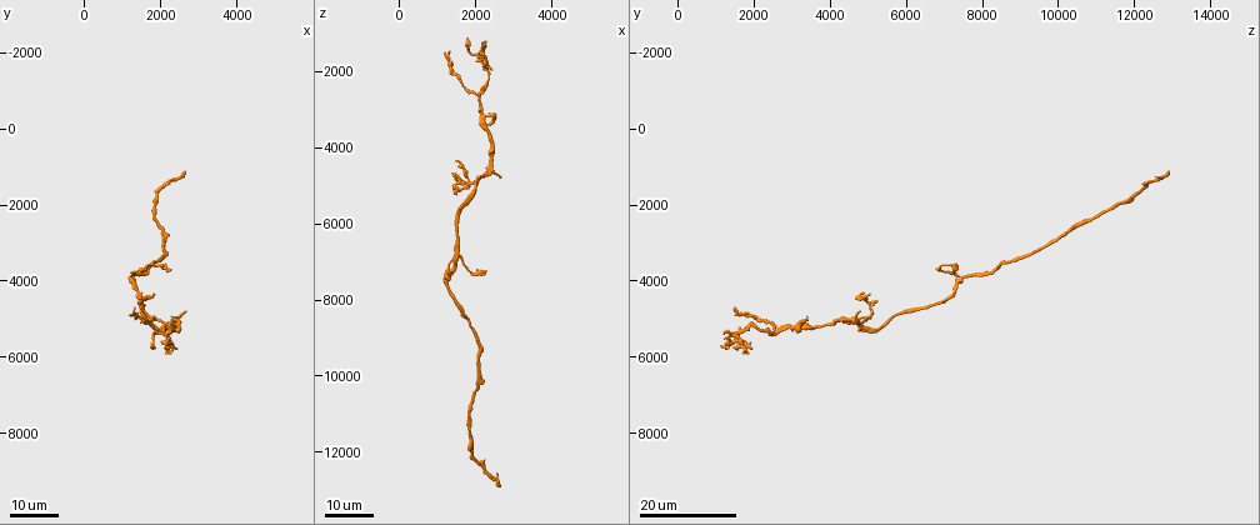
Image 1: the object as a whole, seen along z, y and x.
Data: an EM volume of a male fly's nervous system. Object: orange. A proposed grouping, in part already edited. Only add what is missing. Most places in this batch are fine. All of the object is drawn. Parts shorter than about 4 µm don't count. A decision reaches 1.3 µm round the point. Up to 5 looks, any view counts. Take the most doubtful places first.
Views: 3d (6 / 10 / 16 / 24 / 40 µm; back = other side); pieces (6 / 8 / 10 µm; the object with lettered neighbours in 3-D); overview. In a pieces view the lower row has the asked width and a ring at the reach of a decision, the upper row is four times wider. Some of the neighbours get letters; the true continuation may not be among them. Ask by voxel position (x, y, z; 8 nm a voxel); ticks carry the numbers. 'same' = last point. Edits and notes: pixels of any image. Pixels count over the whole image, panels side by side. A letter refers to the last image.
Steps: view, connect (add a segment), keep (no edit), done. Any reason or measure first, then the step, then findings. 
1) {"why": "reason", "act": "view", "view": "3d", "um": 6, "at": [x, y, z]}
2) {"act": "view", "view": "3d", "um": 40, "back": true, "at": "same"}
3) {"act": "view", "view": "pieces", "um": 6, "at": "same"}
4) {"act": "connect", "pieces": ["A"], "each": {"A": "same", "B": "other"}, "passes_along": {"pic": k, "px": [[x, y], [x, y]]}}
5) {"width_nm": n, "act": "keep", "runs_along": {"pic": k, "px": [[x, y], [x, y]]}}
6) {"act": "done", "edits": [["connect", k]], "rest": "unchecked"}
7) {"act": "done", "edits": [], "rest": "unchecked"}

{"why": "branch stops here", "act": "view", "view": "3d", "um": 16, "at": [2550, 1200, 12850]}

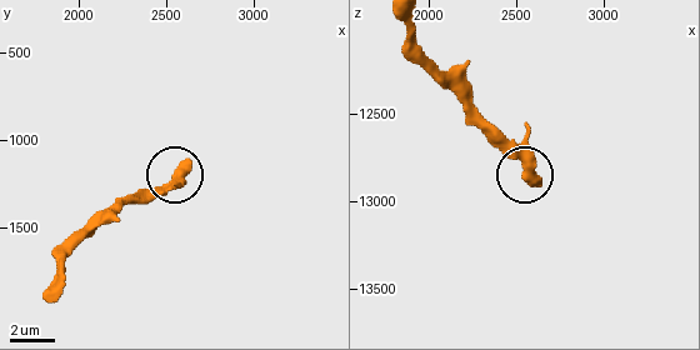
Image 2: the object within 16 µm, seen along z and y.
{"why": "zoom in", "act": "view", "view": "3d", "um": 6, "at": [2620, 1120, 12900]}

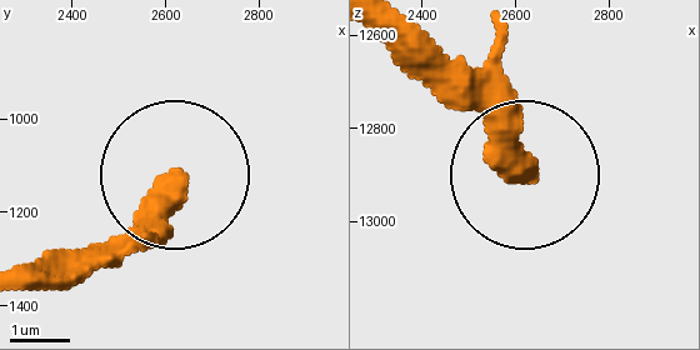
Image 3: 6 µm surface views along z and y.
{"act": "view", "view": "pieces", "um": 10, "at": [2630, 1130, 12895]}

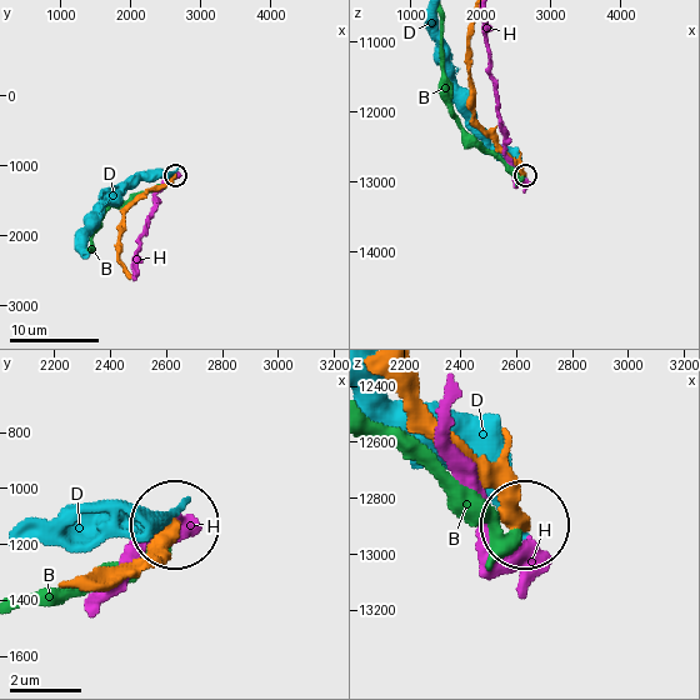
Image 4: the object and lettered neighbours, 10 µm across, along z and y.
{"act": "keep", "each": {"B": "other", "D": "other", "H": "other"}, "runs_along": {"pic": 4, "px": [[400, 389], [519, 520]]}, "found": "none of them fits"}

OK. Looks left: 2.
{"why": "tapers out", "act": "view", "view": "3d", "um": 16, "at": [2700, 4800, 4800]}

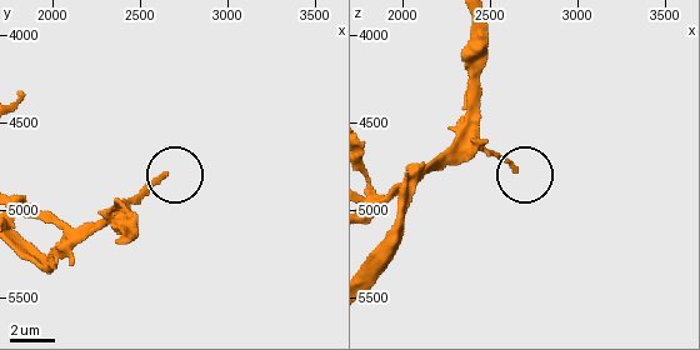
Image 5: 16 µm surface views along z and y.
{"act": "view", "view": "pieces", "um": 6, "at": [2660, 4800, 4780]}

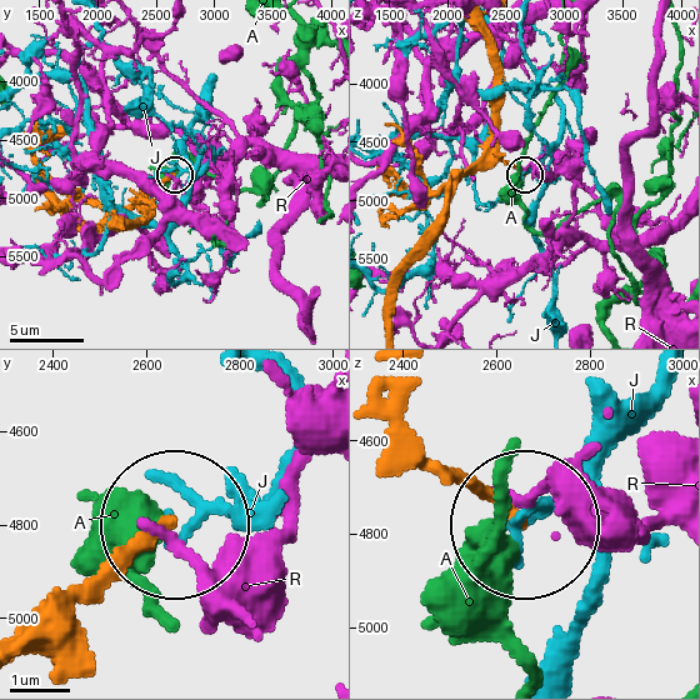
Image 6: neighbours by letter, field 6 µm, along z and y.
{"width_nm": 180, "act": "keep", "each": {"A": "other", "J": "other", "R": "other"}, "runs_along": {"pic": 6, "px": [[433, 473], [476, 478], [516, 513]]}, "found": "none of them fits"}

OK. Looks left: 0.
{"act": "done", "edits": [], "rest": "unchecked"}

